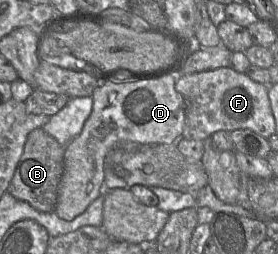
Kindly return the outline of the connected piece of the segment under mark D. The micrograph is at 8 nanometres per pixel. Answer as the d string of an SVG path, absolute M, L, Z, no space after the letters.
M165 75L126 84L106 82L95 88L91 114L81 133L65 147L64 171L54 209L60 219L73 220L100 195L105 158L113 149L137 151L141 144L172 144L182 138L185 102L175 89L176 76Z

